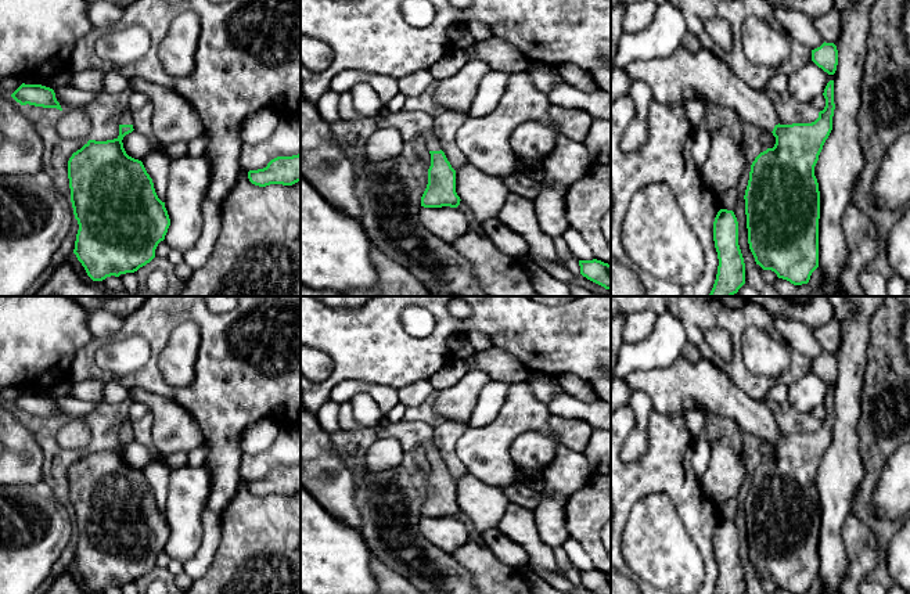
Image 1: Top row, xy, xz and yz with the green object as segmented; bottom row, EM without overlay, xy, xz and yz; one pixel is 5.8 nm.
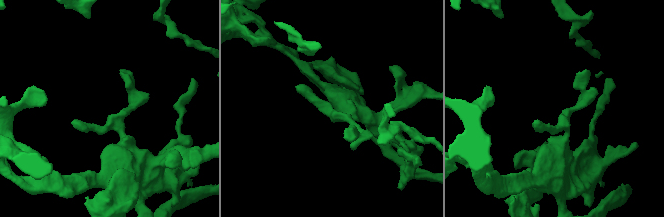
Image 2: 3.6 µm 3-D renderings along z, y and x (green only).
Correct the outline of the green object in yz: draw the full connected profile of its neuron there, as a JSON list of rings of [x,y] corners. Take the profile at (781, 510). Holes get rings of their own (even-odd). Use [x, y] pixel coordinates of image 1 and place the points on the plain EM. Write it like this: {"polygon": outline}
{"polygon": [[[681,354],[668,367],[632,371],[623,379],[632,392],[644,392],[658,413],[673,415],[699,410],[706,415],[730,417],[740,428],[776,447],[774,457],[760,462],[751,475],[744,505],[748,554],[763,580],[771,580],[791,594],[808,594],[819,577],[820,501],[814,476],[832,440],[834,390],[824,399],[826,417],[814,432],[780,435],[766,400],[749,397],[706,359],[693,363]]]}

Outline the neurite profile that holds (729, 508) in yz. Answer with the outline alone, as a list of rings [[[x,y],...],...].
[[[729,498],[719,505],[722,519],[734,521],[738,512],[738,500]]]

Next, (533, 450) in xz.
[[[526,432],[514,439],[510,457],[515,469],[544,472],[554,461],[557,446],[542,432]]]

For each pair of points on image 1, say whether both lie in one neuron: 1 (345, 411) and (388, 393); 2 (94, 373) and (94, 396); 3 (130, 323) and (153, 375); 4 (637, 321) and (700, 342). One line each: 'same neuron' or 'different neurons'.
1: different neurons
2: different neurons
3: same neuron
4: different neurons

